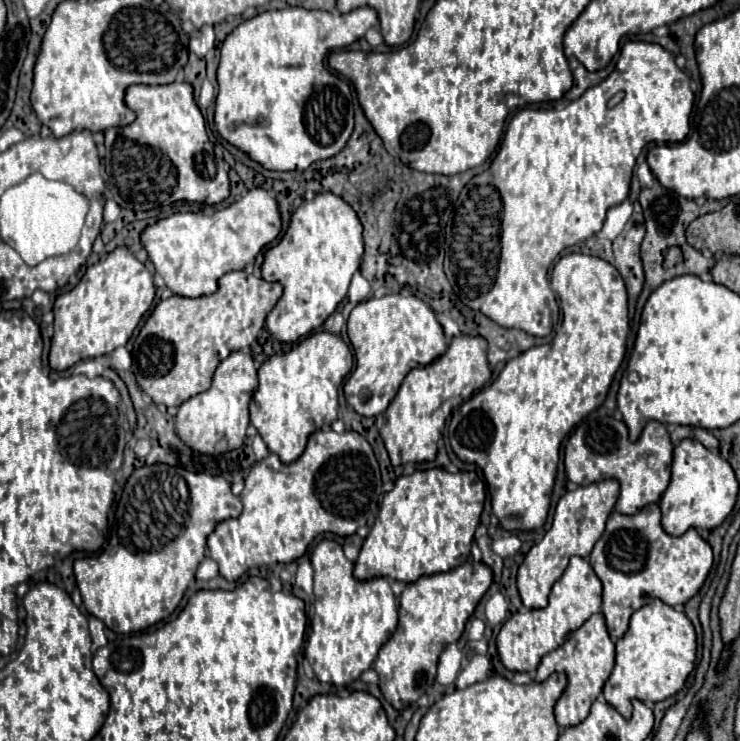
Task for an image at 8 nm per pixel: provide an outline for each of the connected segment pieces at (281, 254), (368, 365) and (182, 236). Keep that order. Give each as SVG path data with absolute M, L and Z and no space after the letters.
M320 193L314 197L314 201L304 201L300 207L296 207L288 231L284 233L280 243L268 249L264 255L262 277L268 281L276 281L284 287L284 295L280 297L272 313L266 317L268 333L280 343L298 343L300 339L310 335L316 327L322 327L322 323L336 311L336 307L346 297L350 279L360 269L362 253L364 243L362 243L360 219L344 199L340 199L334 193Z
M400 293L358 303L348 317L348 339L356 355L356 369L344 385L344 395L362 417L382 415L398 393L406 373L414 367L430 365L448 349L434 311L422 299Z
M256 187L248 191L240 201L214 211L212 215L202 215L202 213L174 213L156 225L150 225L142 233L142 243L150 255L150 261L154 263L156 271L162 275L164 283L168 289L172 289L174 295L182 297L202 297L202 295L212 295L218 291L218 279L230 271L242 271L246 265L252 265L258 257L258 253L272 241L278 239L282 231L282 217L278 211L276 199Z

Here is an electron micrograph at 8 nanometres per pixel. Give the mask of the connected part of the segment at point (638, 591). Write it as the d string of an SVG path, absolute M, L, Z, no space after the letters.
M656 503L636 515L614 511L608 517L604 535L590 553L590 565L604 585L602 613L612 641L618 641L628 631L632 613L644 607L648 597L660 599L670 607L684 605L702 589L712 569L712 549L698 531L688 529L684 535L672 537L662 529L660 517L662 513Z

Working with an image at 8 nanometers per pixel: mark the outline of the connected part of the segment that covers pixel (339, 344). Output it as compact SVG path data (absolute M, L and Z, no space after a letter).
M320 331L300 341L292 351L270 357L258 369L260 385L250 403L250 421L282 463L294 463L306 449L308 437L338 419L338 389L352 365L348 345L338 335Z

